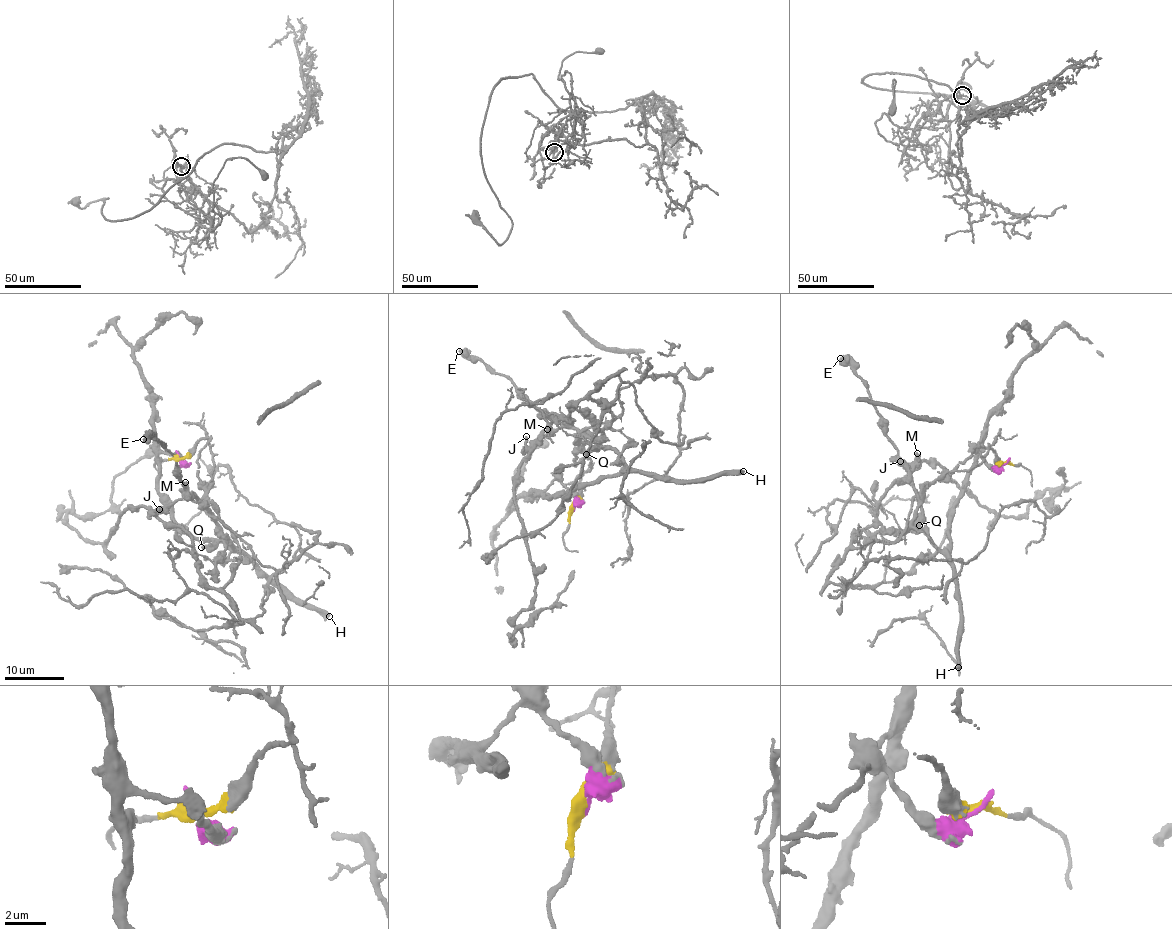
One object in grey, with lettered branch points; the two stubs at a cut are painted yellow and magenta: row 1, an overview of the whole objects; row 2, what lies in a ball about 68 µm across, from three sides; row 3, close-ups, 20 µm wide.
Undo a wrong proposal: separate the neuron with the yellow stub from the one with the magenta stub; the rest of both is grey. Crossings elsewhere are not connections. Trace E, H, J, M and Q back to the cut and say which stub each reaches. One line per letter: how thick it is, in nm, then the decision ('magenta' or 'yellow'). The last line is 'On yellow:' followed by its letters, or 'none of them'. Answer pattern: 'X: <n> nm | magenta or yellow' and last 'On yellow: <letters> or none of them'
E: 550 nm | magenta
H: 600 nm | magenta
J: 320 nm | magenta
M: 550 nm | magenta
Q: 420 nm | magenta
On yellow: none of them

